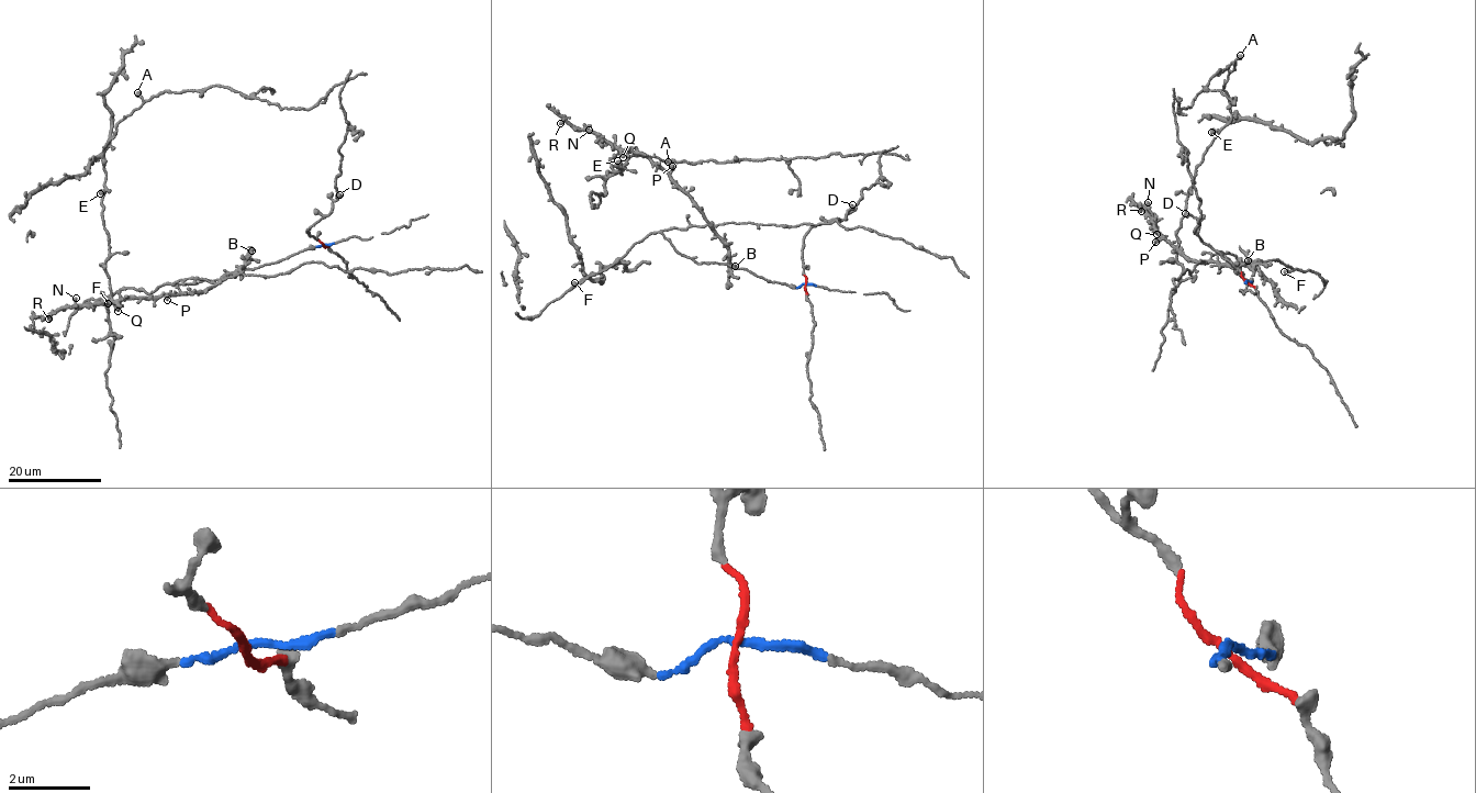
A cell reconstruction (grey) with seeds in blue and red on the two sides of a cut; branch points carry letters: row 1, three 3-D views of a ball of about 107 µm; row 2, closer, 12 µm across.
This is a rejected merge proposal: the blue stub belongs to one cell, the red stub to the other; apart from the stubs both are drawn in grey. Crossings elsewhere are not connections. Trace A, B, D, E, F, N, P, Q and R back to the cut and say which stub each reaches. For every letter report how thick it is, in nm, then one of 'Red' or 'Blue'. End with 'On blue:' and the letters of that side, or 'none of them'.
A: Thickness 550 nm. Red
B: Thickness 240 nm. Blue
D: Thickness 480 nm. Red
E: Thickness 480 nm. Red
F: Thickness 550 nm. Blue
N: Thickness 400 nm. Blue
P: Thickness 480 nm. Blue
Q: Thickness 440 nm. Blue
R: Thickness 320 nm. Blue
On blue: B, F, N, P, Q, R

